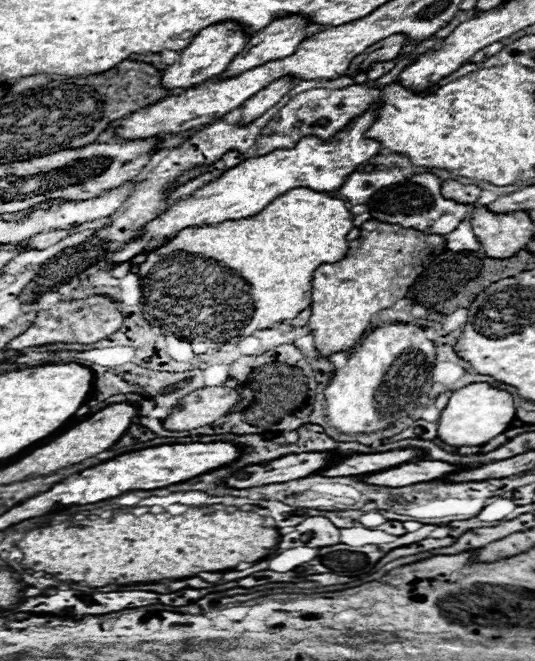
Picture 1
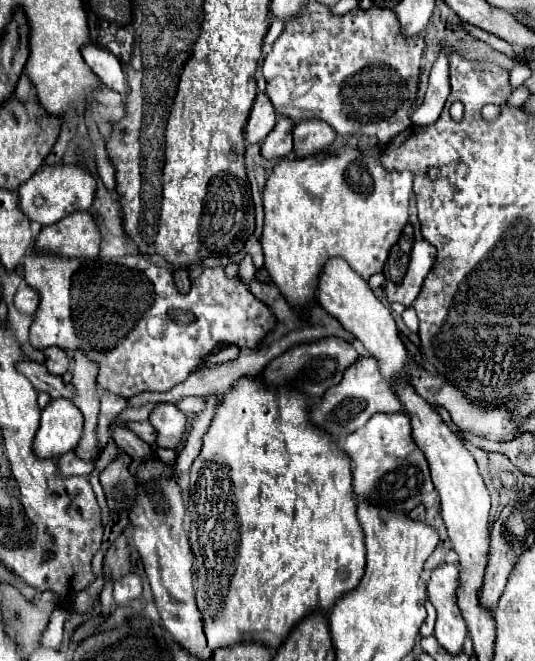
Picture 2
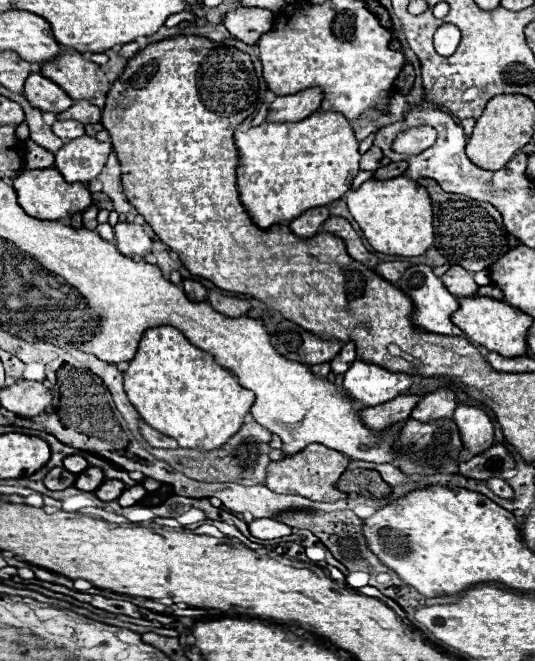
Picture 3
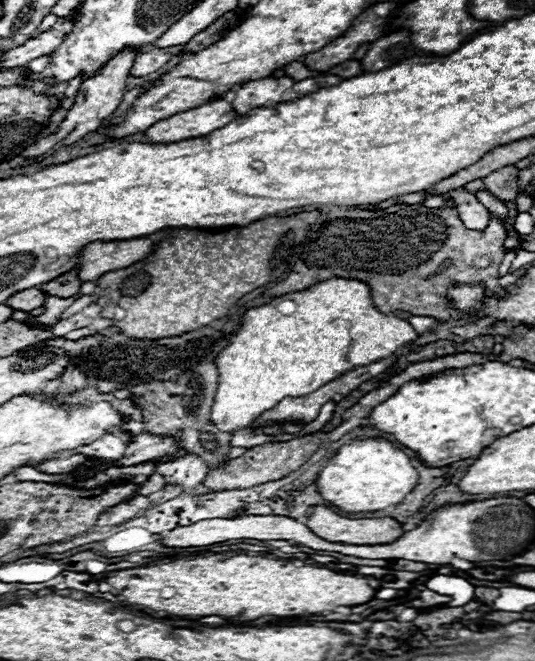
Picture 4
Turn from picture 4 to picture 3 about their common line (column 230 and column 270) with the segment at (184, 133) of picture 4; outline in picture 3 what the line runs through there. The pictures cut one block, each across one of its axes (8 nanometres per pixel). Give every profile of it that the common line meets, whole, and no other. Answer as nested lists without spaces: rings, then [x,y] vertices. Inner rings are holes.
[[[306,88],[298,94],[290,96],[276,96],[276,100],[270,104],[268,122],[296,122],[302,118],[308,118],[312,112],[320,108],[320,102],[324,98],[324,92],[320,88]]]

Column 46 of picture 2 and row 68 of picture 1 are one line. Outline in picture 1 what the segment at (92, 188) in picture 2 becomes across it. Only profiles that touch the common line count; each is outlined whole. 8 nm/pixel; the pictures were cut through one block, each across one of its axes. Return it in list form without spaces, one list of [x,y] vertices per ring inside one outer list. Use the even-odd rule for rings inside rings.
[[[222,22],[220,26],[208,26],[208,30],[202,30],[190,42],[190,46],[184,52],[180,52],[180,60],[162,72],[160,86],[164,86],[166,90],[192,88],[196,84],[206,82],[208,78],[222,74],[228,68],[228,64],[234,60],[234,56],[242,52],[242,48],[246,46],[248,40],[250,40],[250,36],[244,34],[236,22]]]

